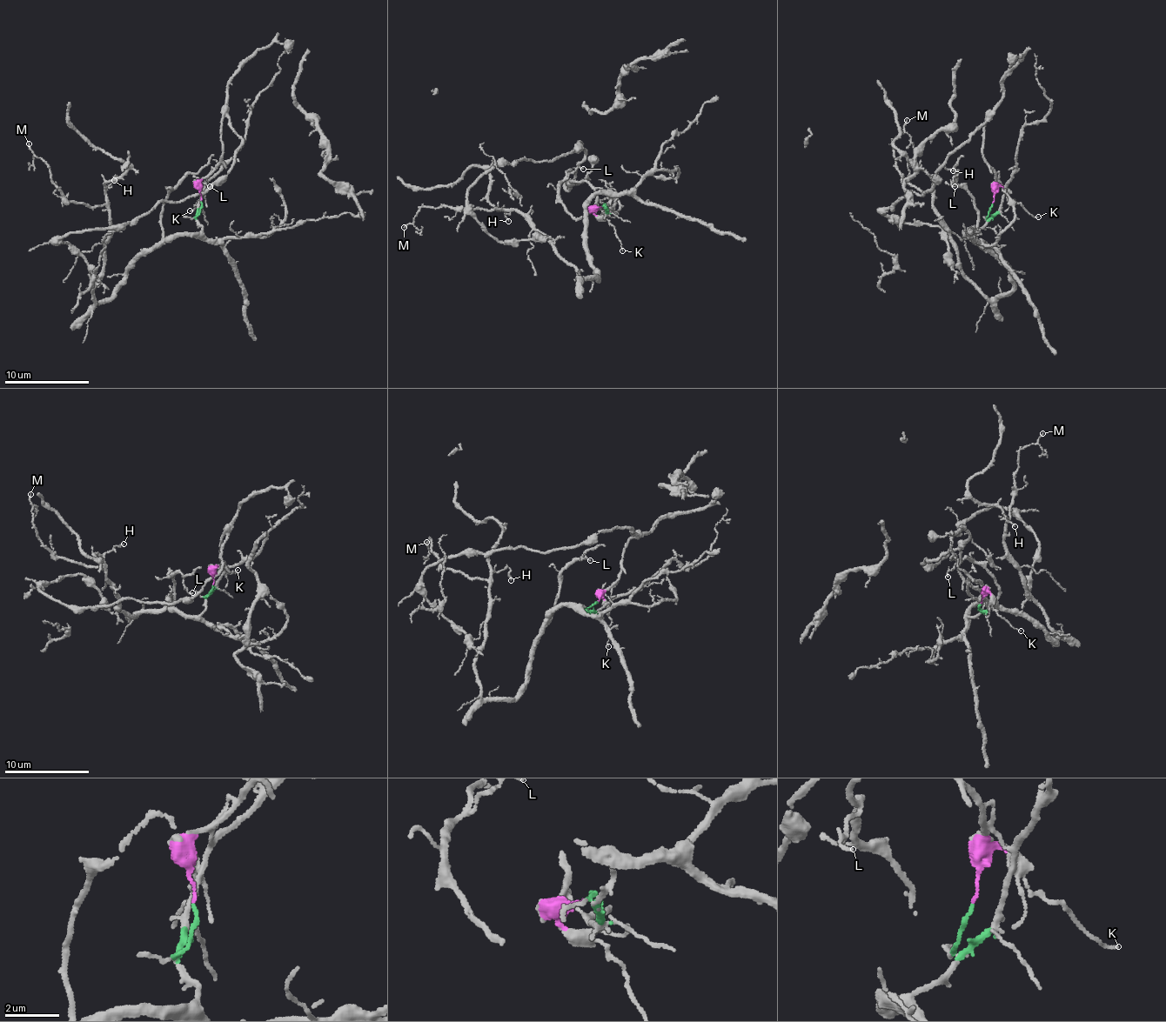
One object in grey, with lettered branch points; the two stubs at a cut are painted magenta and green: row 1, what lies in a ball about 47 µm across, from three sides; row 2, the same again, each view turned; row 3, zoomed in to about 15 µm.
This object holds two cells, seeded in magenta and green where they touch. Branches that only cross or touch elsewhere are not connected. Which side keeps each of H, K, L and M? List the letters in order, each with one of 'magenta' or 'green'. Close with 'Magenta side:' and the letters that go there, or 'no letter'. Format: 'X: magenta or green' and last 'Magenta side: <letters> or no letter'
H: green
K: magenta
L: green
M: green
Magenta side: K

